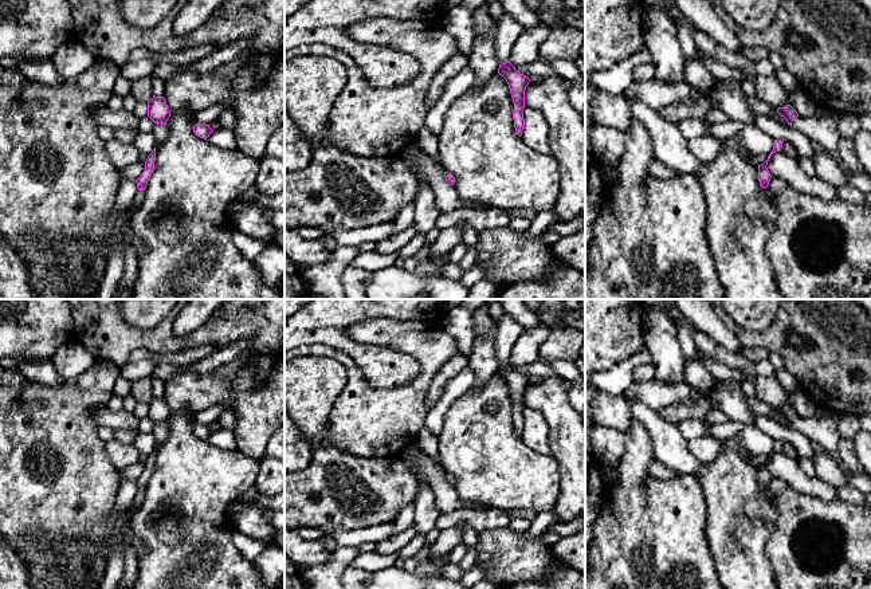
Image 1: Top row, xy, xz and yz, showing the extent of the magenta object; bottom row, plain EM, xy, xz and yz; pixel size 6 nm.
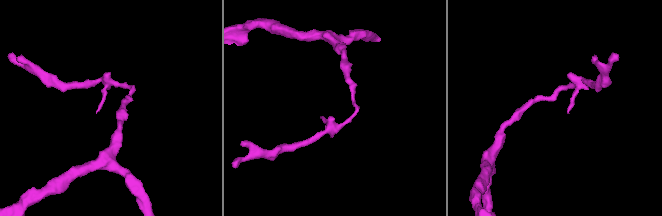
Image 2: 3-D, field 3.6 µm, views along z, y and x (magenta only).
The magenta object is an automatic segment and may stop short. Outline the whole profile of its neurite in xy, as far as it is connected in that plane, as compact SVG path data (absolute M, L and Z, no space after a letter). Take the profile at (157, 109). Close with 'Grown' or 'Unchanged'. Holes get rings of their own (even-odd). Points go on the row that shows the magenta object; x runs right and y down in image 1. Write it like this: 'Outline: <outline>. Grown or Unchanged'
Outline: M153 95L153 98L148 102L148 117L154 123L166 123L170 117L170 110L168 109L164 97Z. Unchanged

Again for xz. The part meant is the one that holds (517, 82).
Outline: M509 62L499 64L498 74L502 75L510 89L510 94L514 102L513 119L515 133L521 137L525 129L523 107L525 107L525 90L530 79L515 70Z. Unchanged

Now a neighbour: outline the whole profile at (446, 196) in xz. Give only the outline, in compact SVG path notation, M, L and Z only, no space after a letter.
M415 144L405 148L404 152L416 161L420 172L432 188L435 203L440 213L450 213L466 207L463 200L459 199L455 186L446 181L442 164L435 161Z

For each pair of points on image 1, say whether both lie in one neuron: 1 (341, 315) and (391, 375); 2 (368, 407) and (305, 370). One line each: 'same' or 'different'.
1: same
2: different

